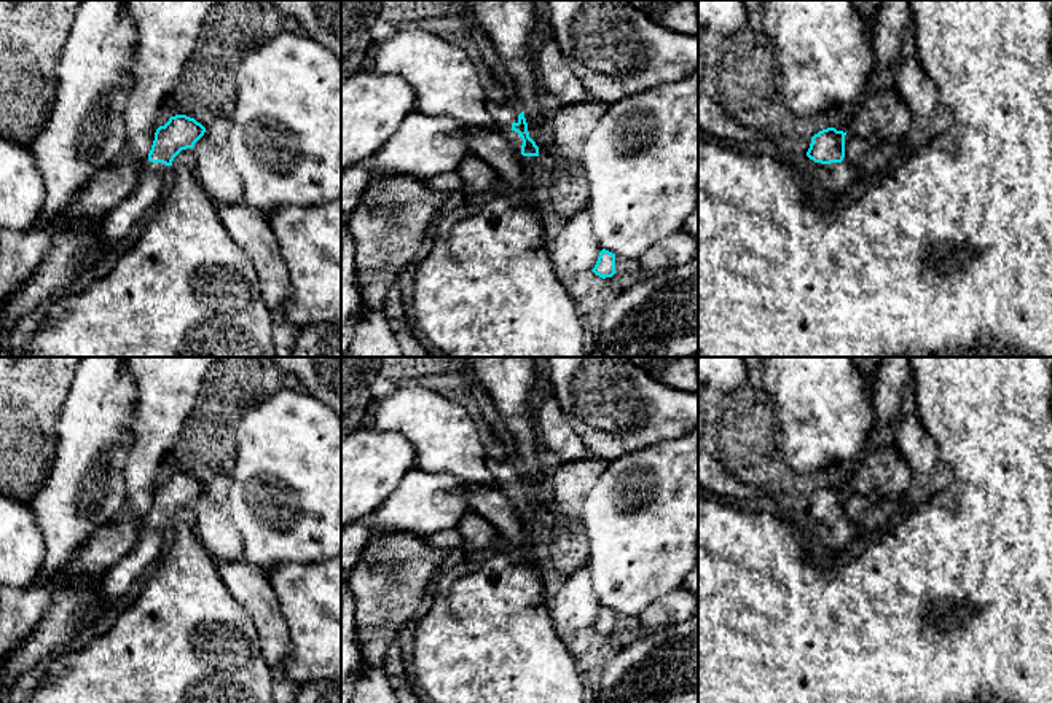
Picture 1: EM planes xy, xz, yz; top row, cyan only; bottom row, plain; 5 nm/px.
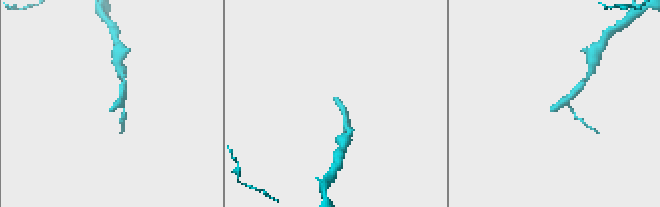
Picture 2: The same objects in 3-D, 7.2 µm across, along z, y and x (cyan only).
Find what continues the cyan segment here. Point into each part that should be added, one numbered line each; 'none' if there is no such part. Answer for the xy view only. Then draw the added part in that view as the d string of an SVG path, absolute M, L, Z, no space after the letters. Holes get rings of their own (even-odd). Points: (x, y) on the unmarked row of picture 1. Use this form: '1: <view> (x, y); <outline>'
1: xy (152, 538); M145 518L137 532L134 548L118 560L102 574L92 599L81 606L80 617L84 622L104 617L112 607L118 606L135 579L153 568L155 561L164 553L169 539L169 523Z

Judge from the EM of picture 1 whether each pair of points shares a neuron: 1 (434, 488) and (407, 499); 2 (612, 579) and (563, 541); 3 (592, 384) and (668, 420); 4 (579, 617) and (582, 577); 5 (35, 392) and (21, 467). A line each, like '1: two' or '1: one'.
1: one
2: two
3: one
4: one
5: one

